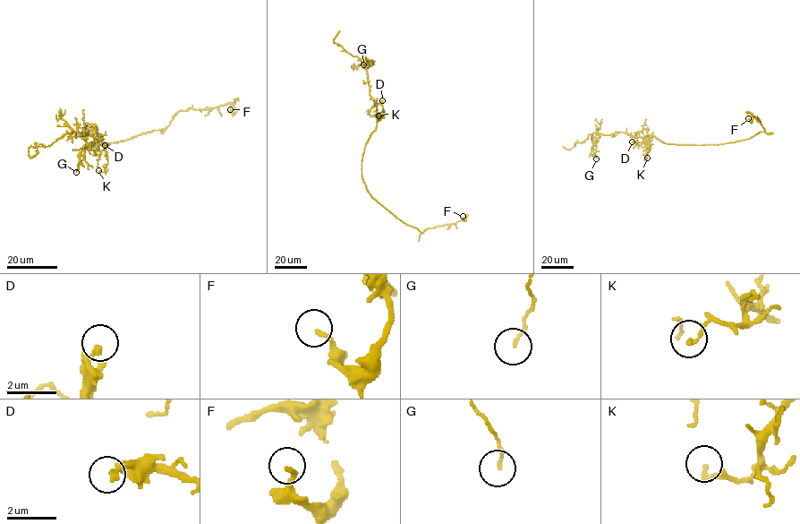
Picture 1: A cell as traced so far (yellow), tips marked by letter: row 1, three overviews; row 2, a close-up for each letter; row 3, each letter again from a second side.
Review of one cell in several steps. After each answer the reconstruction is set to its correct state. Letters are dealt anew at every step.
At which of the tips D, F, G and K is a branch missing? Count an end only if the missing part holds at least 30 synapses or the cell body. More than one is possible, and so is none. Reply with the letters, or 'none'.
none

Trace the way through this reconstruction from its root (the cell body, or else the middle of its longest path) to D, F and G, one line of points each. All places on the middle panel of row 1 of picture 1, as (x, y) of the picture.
D: (361, 159), (367, 141), (382, 116), (382, 100)
F: (361, 159), (361, 177), (370, 194), (398, 219), (421, 233), (429, 228), (465, 221), (463, 216)
G: (361, 159), (365, 145), (379, 117), (377, 104), (370, 94), (366, 69), (370, 66), (367, 63), (363, 64)

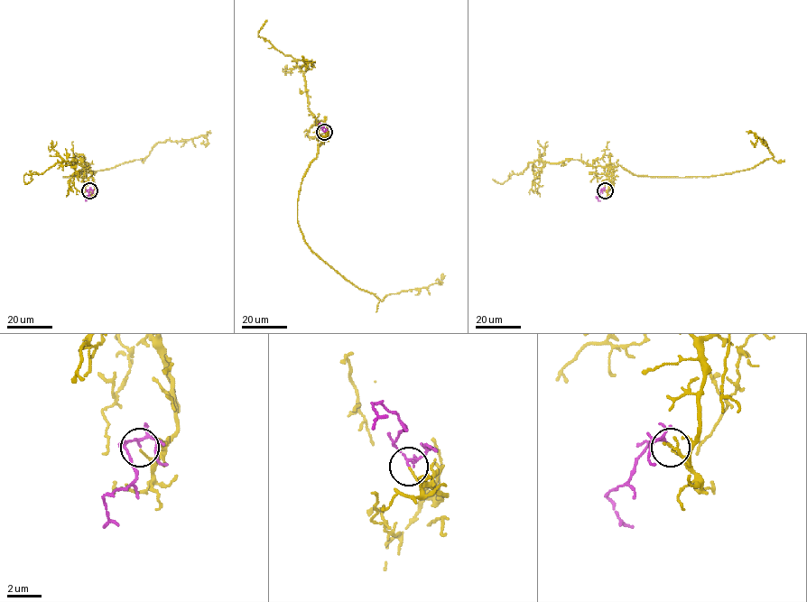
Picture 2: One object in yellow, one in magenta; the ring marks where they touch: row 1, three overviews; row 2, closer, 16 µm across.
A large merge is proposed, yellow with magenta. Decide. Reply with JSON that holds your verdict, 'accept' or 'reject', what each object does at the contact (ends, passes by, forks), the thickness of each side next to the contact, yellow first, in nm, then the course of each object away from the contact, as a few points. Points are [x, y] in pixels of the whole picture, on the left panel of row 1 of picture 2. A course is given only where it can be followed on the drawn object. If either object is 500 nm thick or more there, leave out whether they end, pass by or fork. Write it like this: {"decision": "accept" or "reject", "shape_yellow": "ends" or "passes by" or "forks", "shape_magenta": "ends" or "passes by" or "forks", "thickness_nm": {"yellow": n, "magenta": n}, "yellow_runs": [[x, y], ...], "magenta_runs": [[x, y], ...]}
{"decision": "accept", "shape_yellow": "ends", "shape_magenta": "forks", "thickness_nm": {"yellow": 100, "magenta": 90}, "yellow_runs": [[89, 191], [93, 178], [84, 165], [76, 175], [63, 176], [144, 159], [168, 140], [203, 135], [203, 141]], "magenta_runs": [[89, 190], [85, 201]]}

